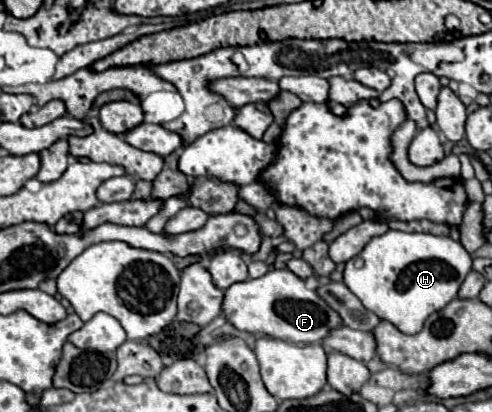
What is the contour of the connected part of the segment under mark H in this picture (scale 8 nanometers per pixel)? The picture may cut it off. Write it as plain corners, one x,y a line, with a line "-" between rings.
387,231
385,235
373,237
367,247
359,253
363,265
355,267
355,259
349,259
345,263
343,271
343,283
351,289
351,293
379,319
385,319
393,323
403,333
419,333
423,329
423,321
443,309
451,299
457,297
459,285
463,283
463,277
471,271
471,255
463,249
459,241
453,241
451,237
437,237
427,233
403,233
403,231

